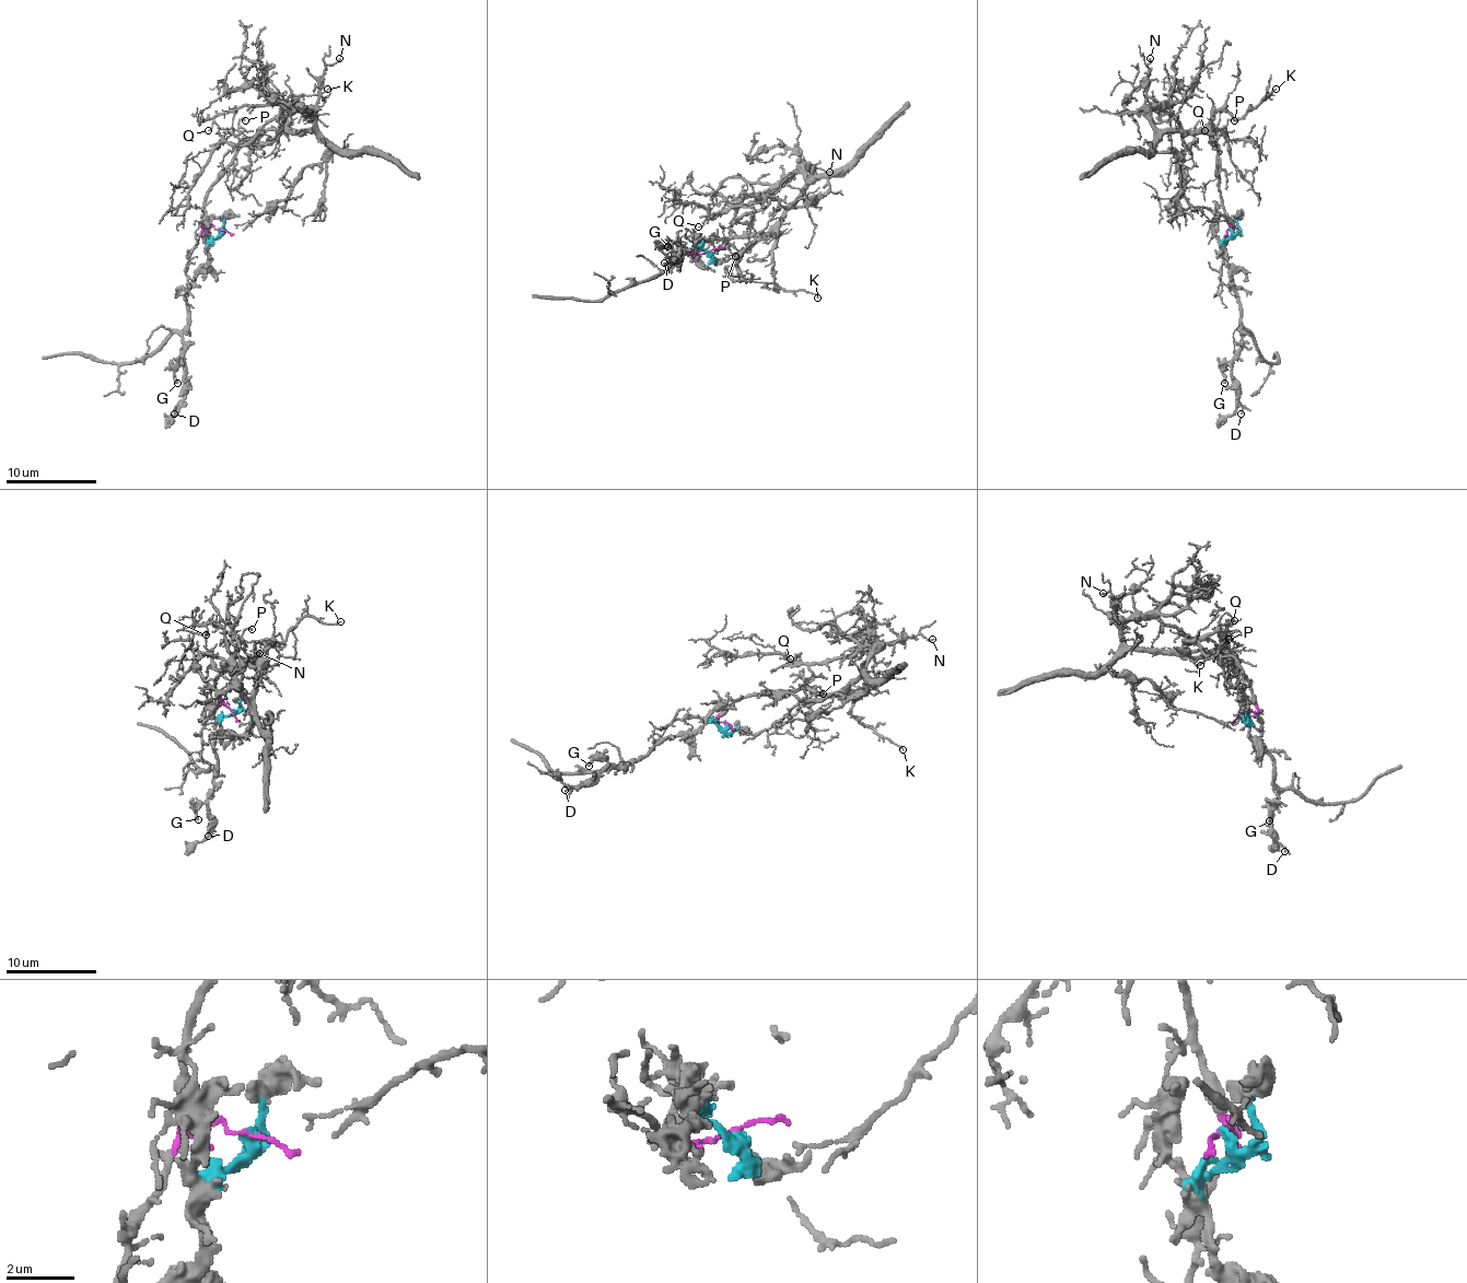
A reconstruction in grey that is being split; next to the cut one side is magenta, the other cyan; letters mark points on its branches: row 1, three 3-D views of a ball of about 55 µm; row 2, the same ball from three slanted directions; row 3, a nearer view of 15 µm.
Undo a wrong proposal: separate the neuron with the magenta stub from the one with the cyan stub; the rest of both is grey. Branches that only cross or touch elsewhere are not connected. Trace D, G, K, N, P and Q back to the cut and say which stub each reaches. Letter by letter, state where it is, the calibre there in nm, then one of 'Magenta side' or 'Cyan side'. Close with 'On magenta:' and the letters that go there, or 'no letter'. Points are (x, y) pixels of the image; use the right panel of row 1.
D: Place: (1241, 413). Thickness 90 nm. Cyan side
G: Place: (1224, 383). Thickness 240 nm. Cyan side
K: Place: (1276, 89). Thickness 110 nm. Magenta side
N: Place: (1150, 58). Thickness 110 nm. Magenta side
P: Place: (1234, 120). Thickness 140 nm. Magenta side
Q: Place: (1204, 130). Thickness 110 nm. Magenta side
On magenta: K, N, P, Q

